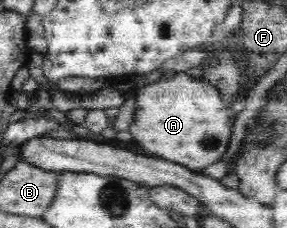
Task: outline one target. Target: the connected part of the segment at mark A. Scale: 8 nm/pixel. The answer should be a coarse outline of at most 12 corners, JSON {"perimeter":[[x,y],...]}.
{"perimeter":[[177,73],[136,91],[148,155],[204,169],[234,116],[217,87]]}

